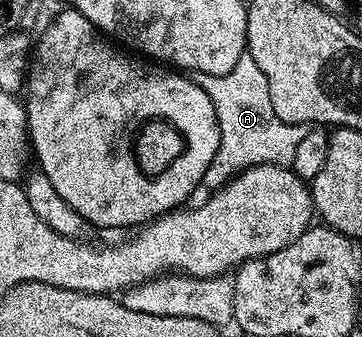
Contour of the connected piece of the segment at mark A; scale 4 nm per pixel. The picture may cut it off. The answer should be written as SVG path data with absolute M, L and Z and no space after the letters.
M249 53L236 61L236 69L223 75L198 75L196 81L204 93L208 93L216 109L216 121L220 125L218 152L206 170L204 183L207 188L223 187L245 167L255 167L261 163L292 163L307 128L301 123L285 123L276 117L276 109L272 109L268 93L268 77L260 73L260 65L252 61Z

